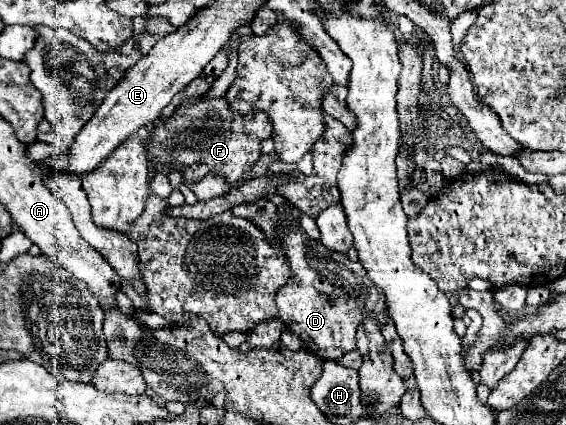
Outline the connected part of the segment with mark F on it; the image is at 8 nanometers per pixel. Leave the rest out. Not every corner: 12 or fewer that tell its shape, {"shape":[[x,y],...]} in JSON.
{"shape":[[194,96],[144,138],[150,168],[236,184],[272,122]]}

